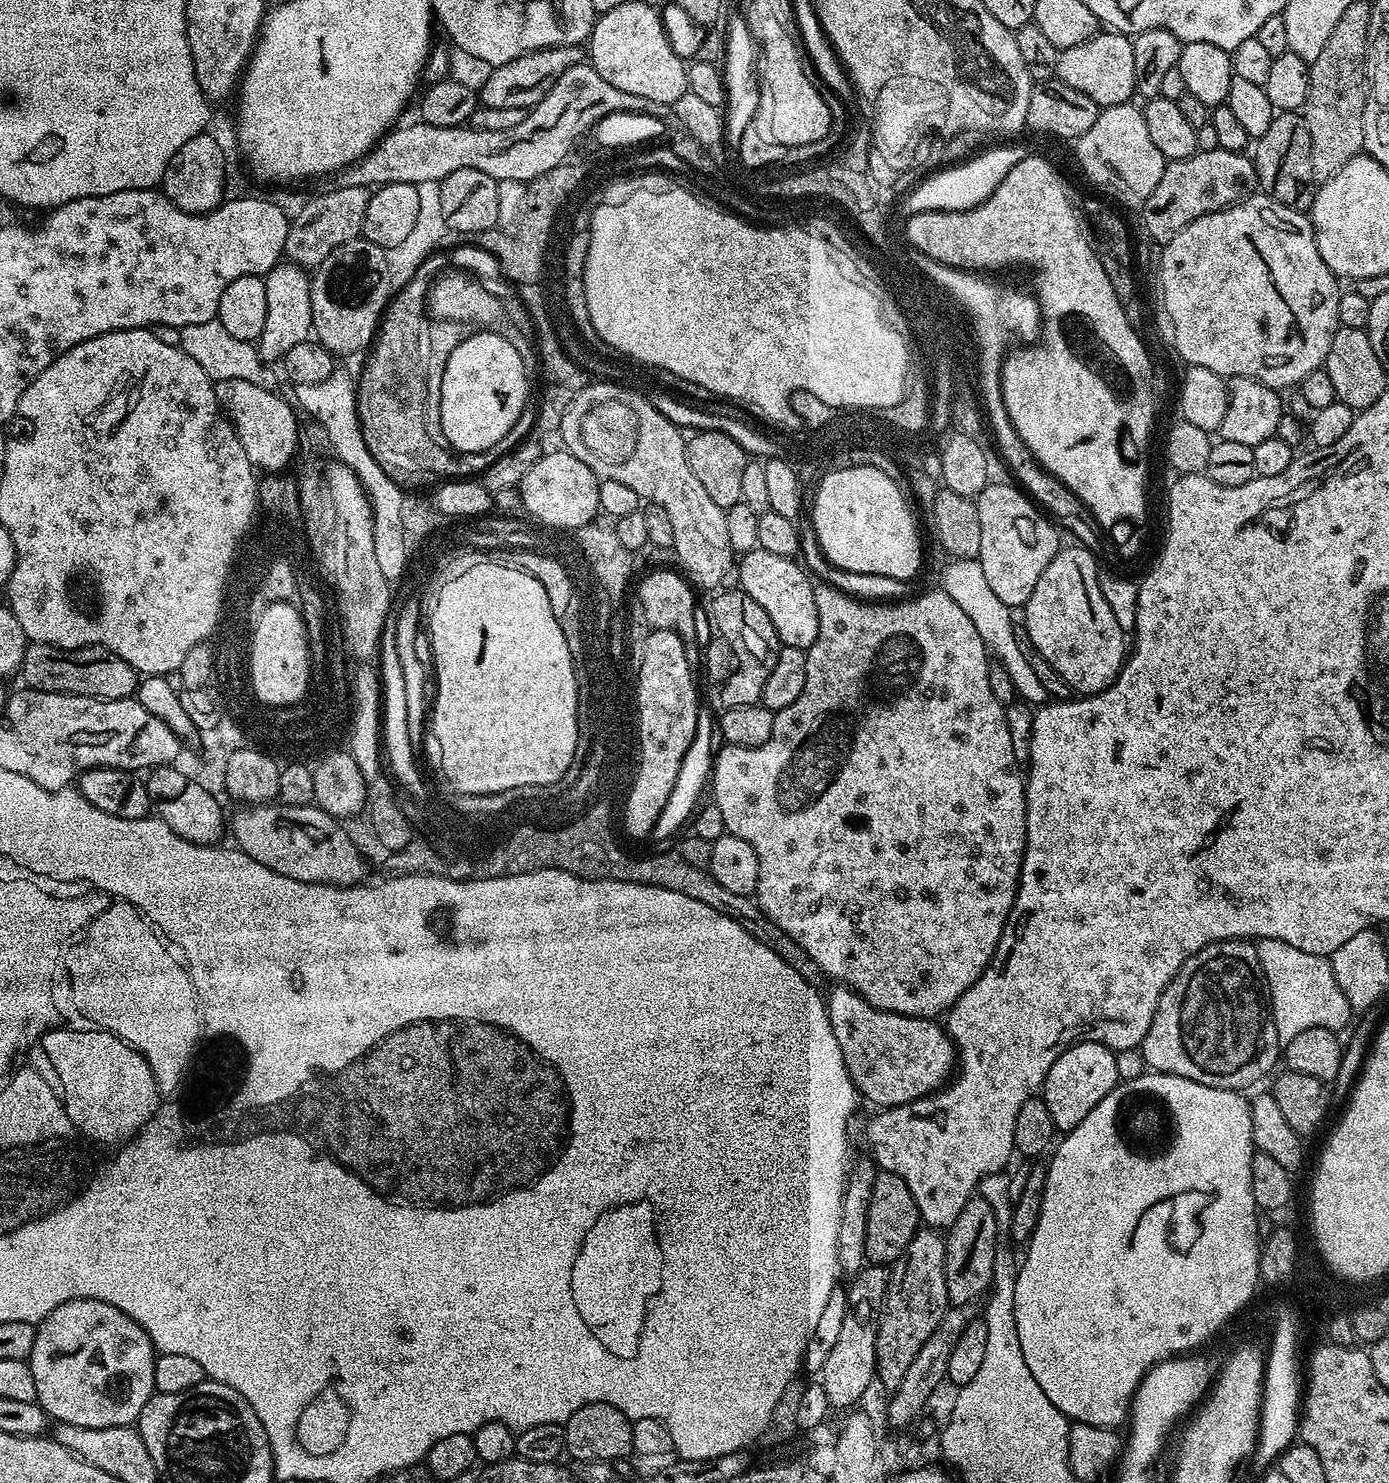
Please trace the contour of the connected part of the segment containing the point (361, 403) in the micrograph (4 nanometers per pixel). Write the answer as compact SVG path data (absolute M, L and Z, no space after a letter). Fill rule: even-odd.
M424 272L424 276L418 276L411 273L407 280L416 284L416 296L412 296L412 292L408 292L408 296L404 296L404 291L398 288L392 299L388 301L387 308L384 309L382 317L386 322L398 322L394 328L404 328L404 344L398 340L398 352L396 350L386 350L382 346L373 343L370 348L372 357L368 360L368 365L364 368L364 373L358 376L356 385L356 405L358 406L358 414L360 415L360 425L362 426L362 438L366 438L366 446L370 450L370 454L375 457L384 454L384 444L392 446L390 450L390 460L384 463L384 467L394 470L394 454L396 454L397 473L413 472L420 474L424 469L424 464L420 464L420 460L412 460L412 452L408 452L408 448L436 448L437 444L442 442L442 433L440 431L440 399L442 398L442 374L446 370L446 362L450 358L450 354L454 350L454 346L458 346L466 335L465 325L451 324L445 320L434 320L428 315L427 311L422 315L416 316L419 304L427 305L428 291L432 288L432 282L436 279L436 275L432 272ZM394 314L410 314L410 318L394 318Z

